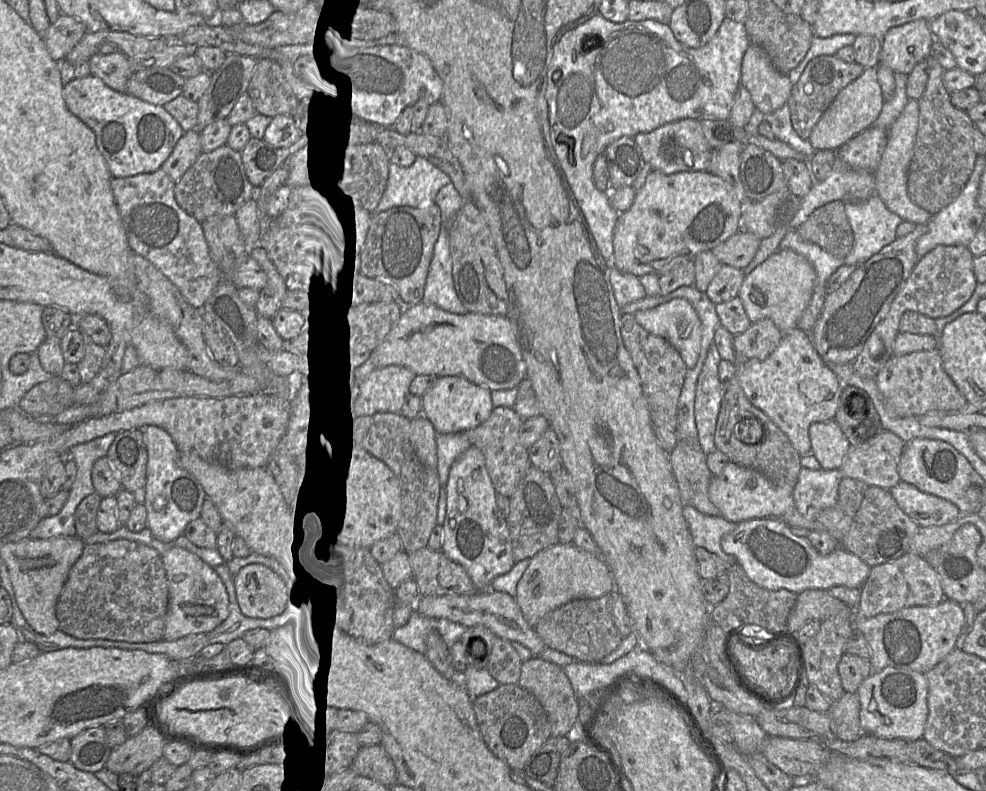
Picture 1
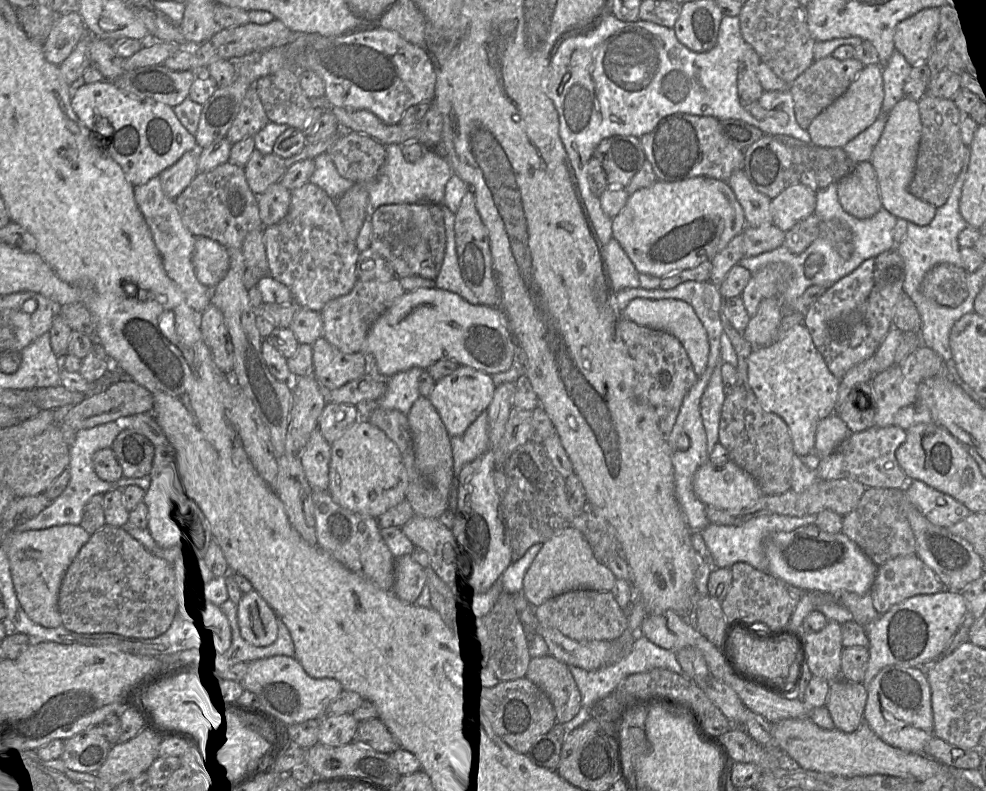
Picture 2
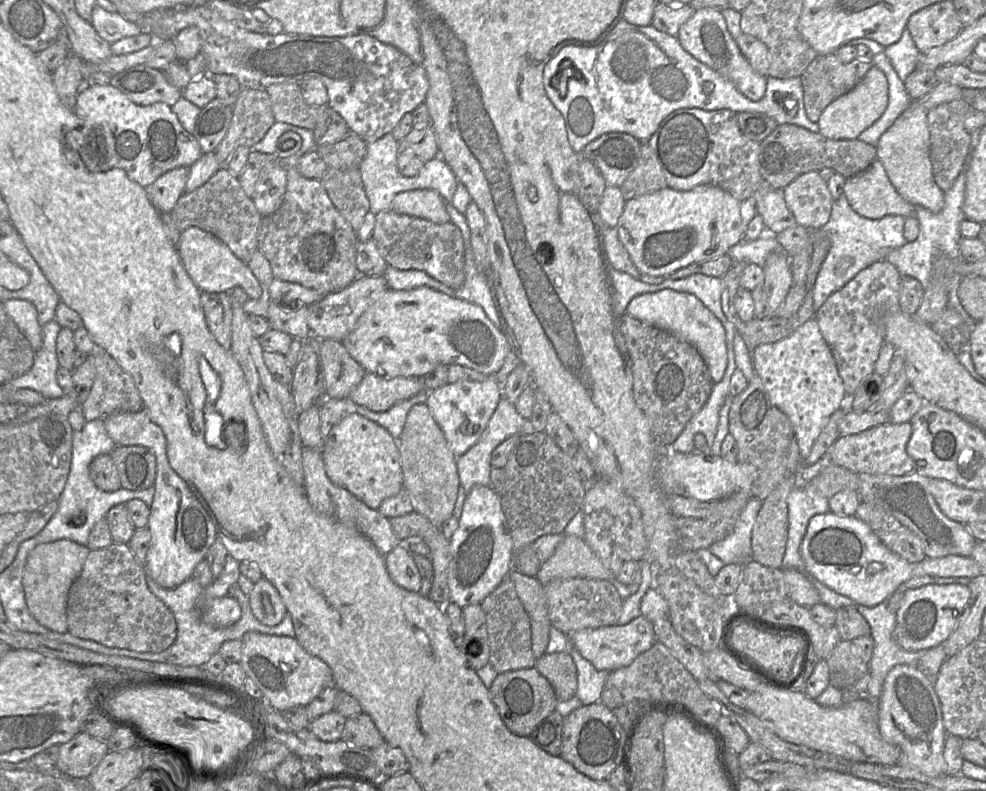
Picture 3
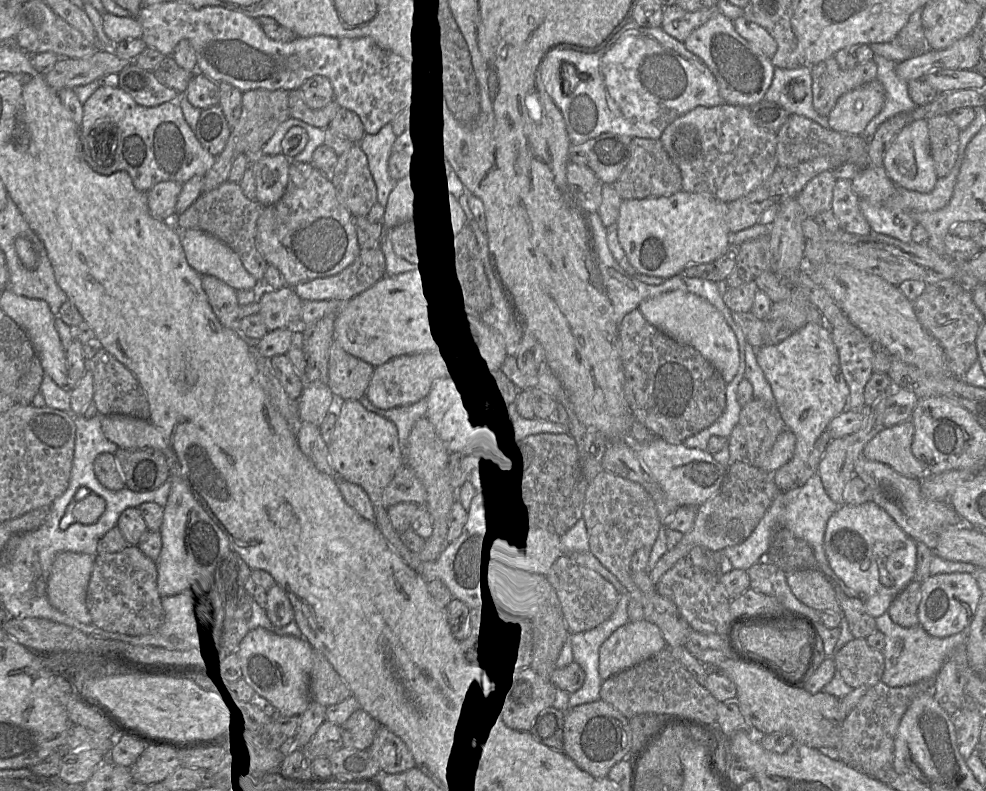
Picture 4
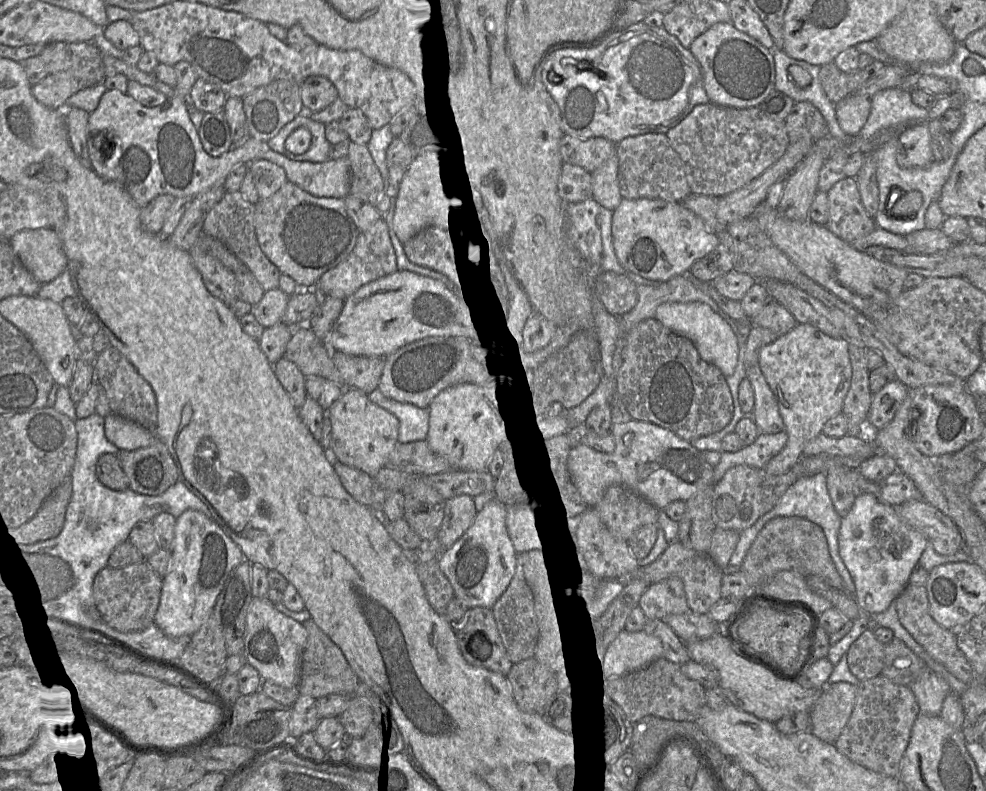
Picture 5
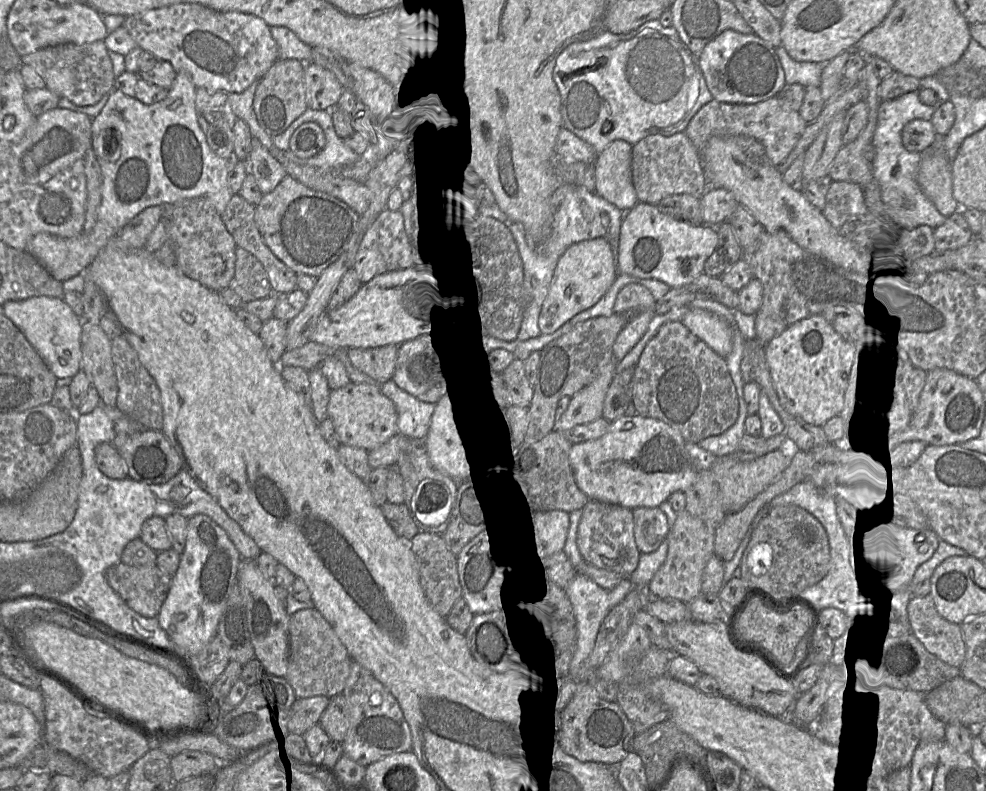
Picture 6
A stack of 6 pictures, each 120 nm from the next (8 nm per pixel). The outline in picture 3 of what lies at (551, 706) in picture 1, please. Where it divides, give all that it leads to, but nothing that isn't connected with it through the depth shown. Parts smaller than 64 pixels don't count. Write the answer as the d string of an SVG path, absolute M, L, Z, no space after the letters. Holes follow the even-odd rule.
M568 653L545 654L536 660L535 669L553 687L559 701L568 701L576 694L577 668Z

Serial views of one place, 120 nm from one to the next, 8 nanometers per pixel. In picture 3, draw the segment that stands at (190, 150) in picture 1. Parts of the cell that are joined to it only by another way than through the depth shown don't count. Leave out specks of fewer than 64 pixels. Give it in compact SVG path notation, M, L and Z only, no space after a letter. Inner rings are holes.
M189 167L172 169L146 187L152 204L161 214L169 214L180 196L185 193L185 185L189 177Z

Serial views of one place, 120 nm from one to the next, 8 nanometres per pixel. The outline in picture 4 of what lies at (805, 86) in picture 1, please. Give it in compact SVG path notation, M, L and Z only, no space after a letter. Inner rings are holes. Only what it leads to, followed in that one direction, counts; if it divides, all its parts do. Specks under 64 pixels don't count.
M831 57L810 66L810 70L813 107L821 116L827 116L845 93L877 79L877 65L874 61L843 70Z

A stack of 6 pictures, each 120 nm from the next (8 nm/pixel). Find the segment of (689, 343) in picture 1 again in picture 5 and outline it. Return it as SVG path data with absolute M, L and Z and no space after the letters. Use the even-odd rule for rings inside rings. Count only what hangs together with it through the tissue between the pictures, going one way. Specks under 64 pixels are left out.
M667 302L656 309L655 318L669 329L691 339L700 355L720 367L728 376L734 374L739 360L738 336L733 327L708 304L702 302Z

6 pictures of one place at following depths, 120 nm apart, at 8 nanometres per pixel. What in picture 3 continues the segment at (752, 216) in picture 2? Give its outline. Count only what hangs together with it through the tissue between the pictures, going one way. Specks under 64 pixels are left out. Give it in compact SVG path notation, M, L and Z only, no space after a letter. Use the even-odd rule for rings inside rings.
M762 182L752 197L755 201L756 214L763 218L765 228L775 235L787 228L797 226L793 214L785 204L783 189L776 190Z

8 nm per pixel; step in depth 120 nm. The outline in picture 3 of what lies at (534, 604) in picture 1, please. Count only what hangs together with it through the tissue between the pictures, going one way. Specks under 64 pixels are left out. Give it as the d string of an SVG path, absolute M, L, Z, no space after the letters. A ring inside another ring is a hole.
M563 535L553 555L540 567L536 578L545 586L557 578L591 578L610 581L622 600L630 595L629 585L620 583L590 546L574 535Z

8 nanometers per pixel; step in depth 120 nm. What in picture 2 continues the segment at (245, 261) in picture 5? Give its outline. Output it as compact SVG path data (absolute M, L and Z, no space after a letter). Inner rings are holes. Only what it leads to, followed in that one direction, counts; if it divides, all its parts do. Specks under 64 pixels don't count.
M230 161L210 171L197 173L174 201L184 226L191 234L210 238L226 248L241 249L251 231L264 228L257 196L247 183L244 168Z

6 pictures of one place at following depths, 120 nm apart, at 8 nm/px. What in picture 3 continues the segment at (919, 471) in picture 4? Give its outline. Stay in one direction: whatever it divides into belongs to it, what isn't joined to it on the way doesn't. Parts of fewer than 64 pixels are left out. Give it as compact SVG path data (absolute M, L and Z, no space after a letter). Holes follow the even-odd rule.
M910 422L885 423L858 434L839 436L825 454L826 465L842 467L857 475L908 475L915 472L915 463L906 453L910 436Z

